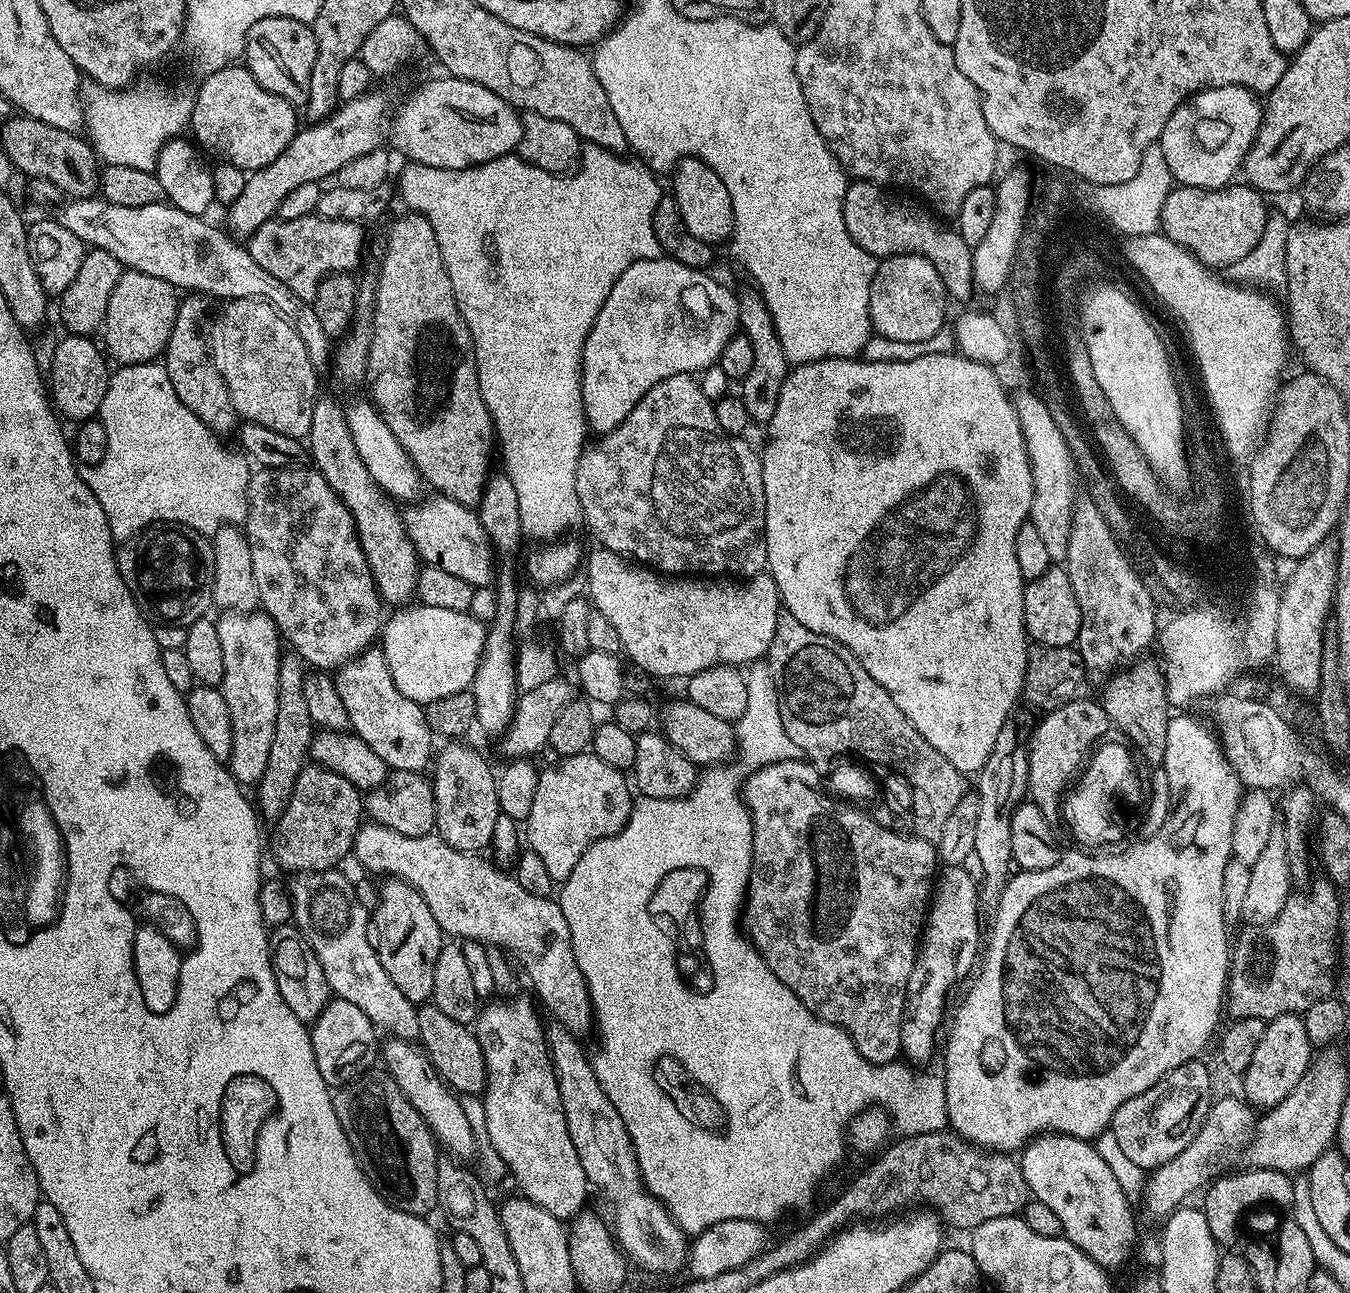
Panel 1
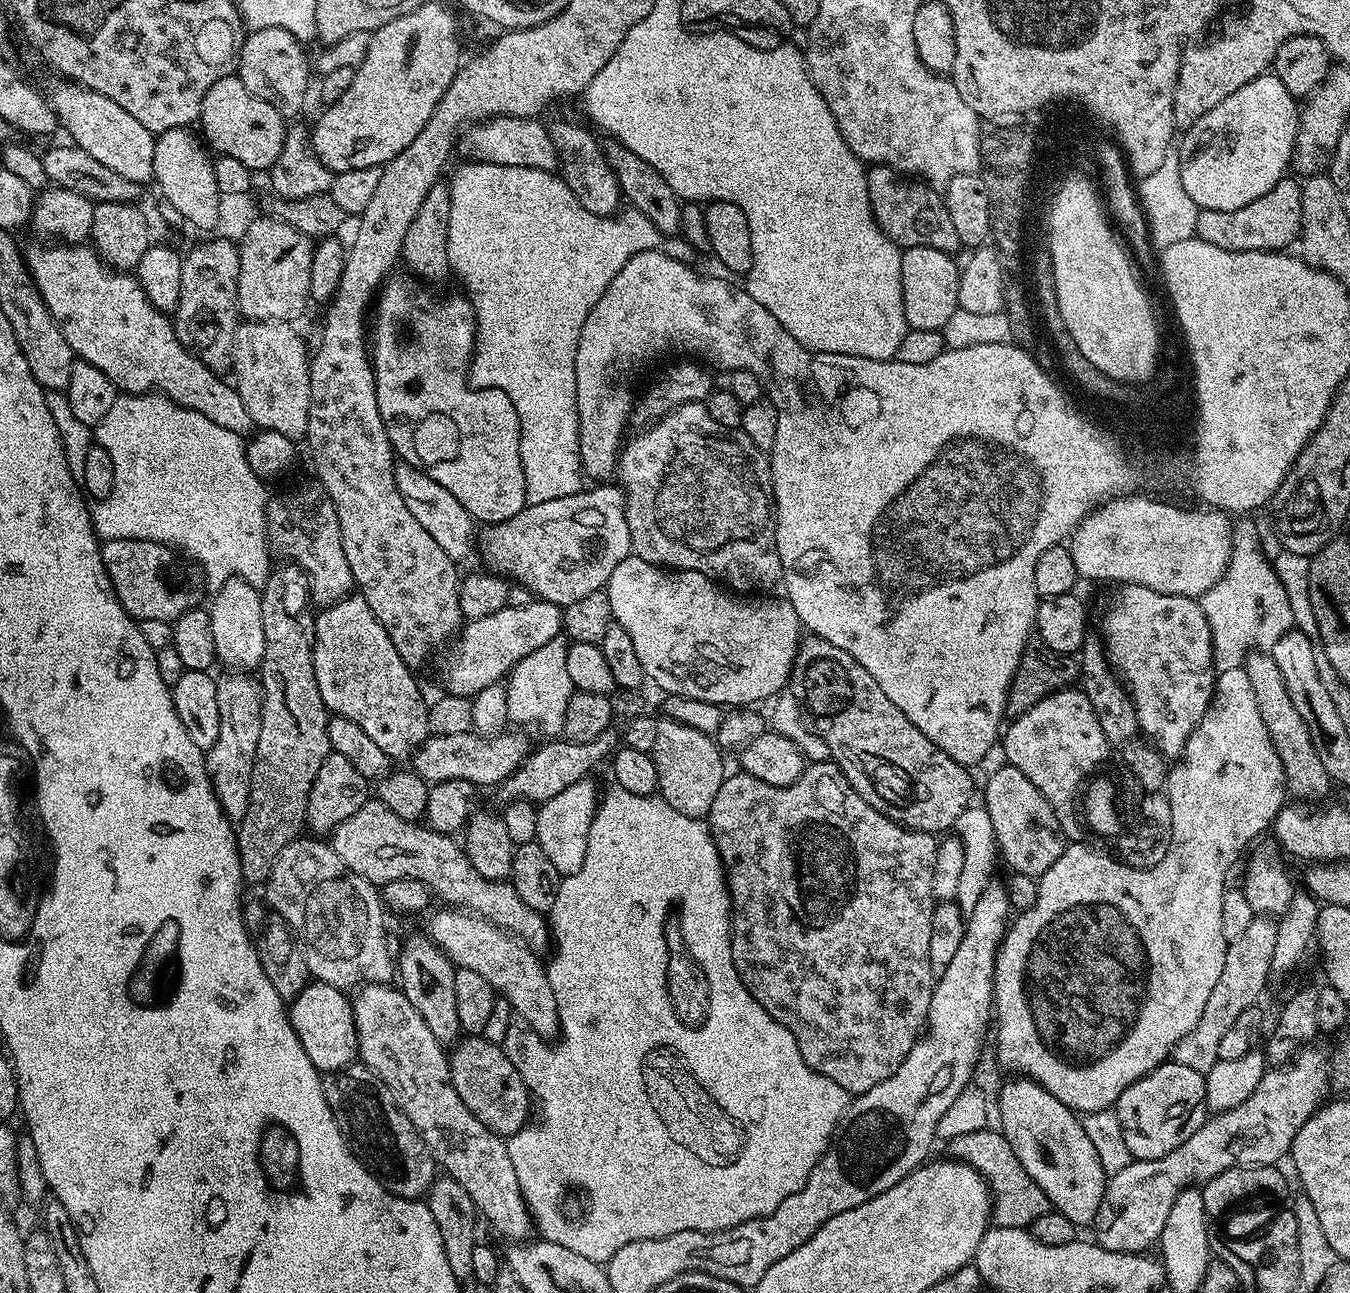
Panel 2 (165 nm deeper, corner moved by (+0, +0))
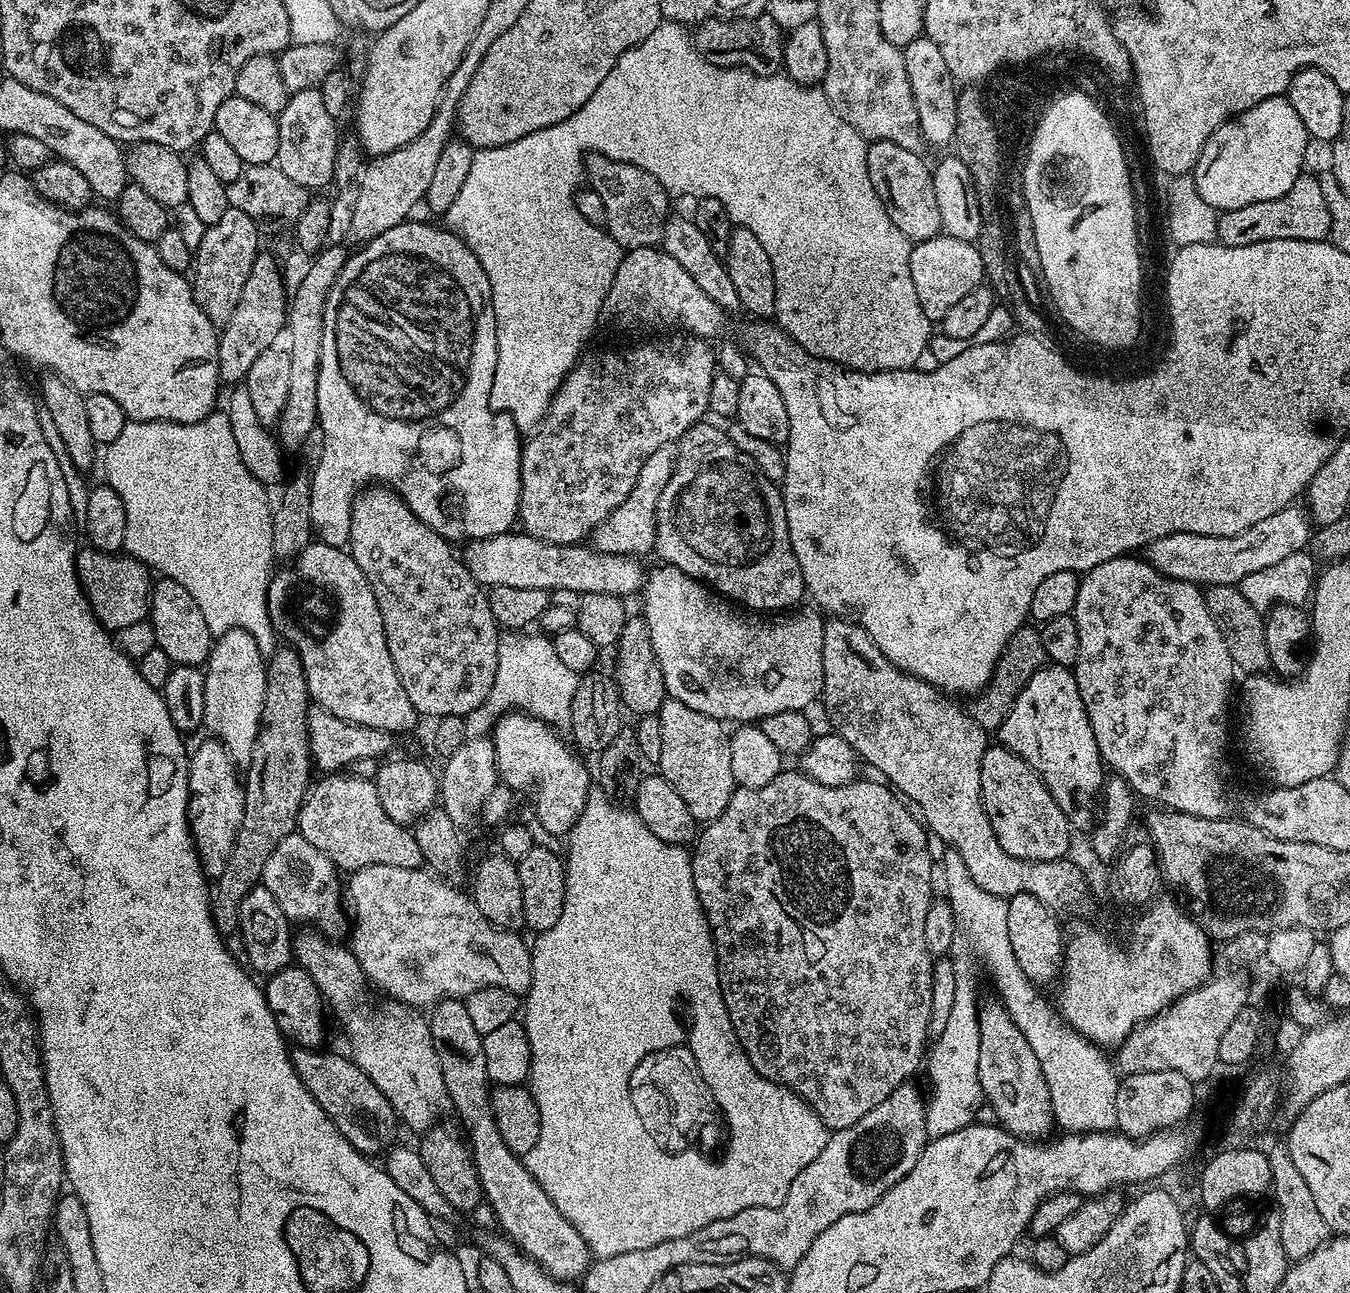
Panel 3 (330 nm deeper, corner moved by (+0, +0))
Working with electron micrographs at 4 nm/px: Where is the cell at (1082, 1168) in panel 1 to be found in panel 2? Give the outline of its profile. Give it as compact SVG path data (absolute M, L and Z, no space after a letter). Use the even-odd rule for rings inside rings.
M1008 1078L1000 1088L999 1131L1014 1146L1018 1162L1026 1166L1026 1174L1042 1186L1049 1205L1066 1214L1077 1226L1091 1225L1102 1206L1110 1176L1098 1162L1098 1153L1086 1138L1083 1119L1066 1107L1042 1085L1027 1078Z

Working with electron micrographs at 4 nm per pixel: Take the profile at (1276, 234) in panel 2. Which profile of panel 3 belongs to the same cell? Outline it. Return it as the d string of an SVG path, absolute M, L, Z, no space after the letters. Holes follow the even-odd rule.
M1301 174L1294 186L1282 194L1282 198L1250 202L1250 206L1221 211L1216 240L1226 246L1254 246L1254 242L1275 240L1328 240L1329 230L1330 212L1322 195L1320 181L1315 175Z

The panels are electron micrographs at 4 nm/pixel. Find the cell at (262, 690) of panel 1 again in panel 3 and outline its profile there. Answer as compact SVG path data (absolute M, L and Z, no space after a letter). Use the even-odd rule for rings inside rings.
M207 738L191 753L188 761L188 829L200 856L205 876L220 877L234 850L235 839L243 822L244 786L238 766L224 745Z

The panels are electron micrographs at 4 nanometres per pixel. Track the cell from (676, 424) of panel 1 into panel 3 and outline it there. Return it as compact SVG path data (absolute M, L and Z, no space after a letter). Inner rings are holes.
M701 422L681 436L675 449L676 465L670 482L660 492L656 511L655 555L660 555L665 565L680 568L701 584L711 586L719 595L760 614L777 610L792 610L800 599L805 599L806 589L802 570L794 558L786 526L786 506L781 489L771 484L756 469L756 464L742 450L728 440L727 431Z

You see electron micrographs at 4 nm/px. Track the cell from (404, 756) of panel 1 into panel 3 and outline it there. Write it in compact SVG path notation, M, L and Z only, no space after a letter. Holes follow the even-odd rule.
M313 542L291 561L289 568L275 573L268 583L268 610L276 612L312 612L312 617L301 628L292 628L288 632L287 643L295 648L306 674L308 695L319 707L330 714L361 726L377 727L378 730L393 734L408 732L417 727L418 713L410 706L406 690L394 670L394 658L386 646L386 634L382 614L378 610L378 598L366 582L366 574L358 570L351 552L335 544Z

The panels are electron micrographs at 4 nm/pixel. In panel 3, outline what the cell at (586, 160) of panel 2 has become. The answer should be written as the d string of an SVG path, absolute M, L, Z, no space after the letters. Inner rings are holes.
M592 154L585 159L584 170L587 183L602 197L606 206L608 223L606 231L622 250L634 248L654 248L663 241L664 223L670 209L670 193L646 170L637 164L612 160L609 156Z

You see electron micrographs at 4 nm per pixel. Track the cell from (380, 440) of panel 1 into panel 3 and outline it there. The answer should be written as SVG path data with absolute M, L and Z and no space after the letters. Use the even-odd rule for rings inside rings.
M520 530L474 540L467 547L462 559L470 574L480 585L492 588L519 586L521 590L568 590L571 594L593 592L629 598L635 592L637 595L646 581L646 569L639 559L598 552L590 546L547 544Z

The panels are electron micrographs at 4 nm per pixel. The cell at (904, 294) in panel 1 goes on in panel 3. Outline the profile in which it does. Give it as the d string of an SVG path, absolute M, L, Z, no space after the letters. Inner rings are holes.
M943 234L913 243L909 266L918 302L931 322L943 321L946 310L958 306L958 302L962 302L970 290L981 287L986 280L979 247L973 241Z

